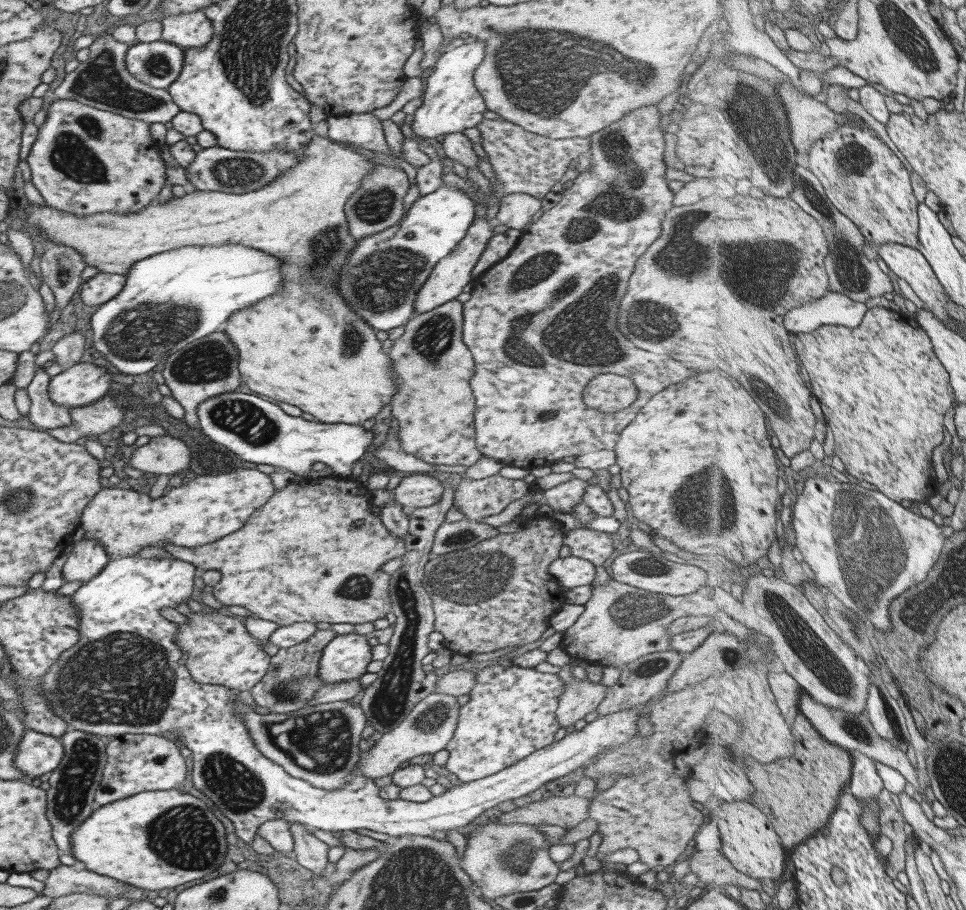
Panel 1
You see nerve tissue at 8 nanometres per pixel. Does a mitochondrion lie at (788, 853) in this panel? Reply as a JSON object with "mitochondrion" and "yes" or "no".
{"mitochondrion":"no"}

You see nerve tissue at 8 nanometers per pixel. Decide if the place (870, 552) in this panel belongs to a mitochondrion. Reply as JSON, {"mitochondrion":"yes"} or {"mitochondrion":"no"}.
{"mitochondrion":"yes"}

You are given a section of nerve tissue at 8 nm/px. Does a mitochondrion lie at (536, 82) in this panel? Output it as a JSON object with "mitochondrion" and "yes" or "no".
{"mitochondrion":"yes"}

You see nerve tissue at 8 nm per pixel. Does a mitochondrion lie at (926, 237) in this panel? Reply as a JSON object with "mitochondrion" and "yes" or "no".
{"mitochondrion":"no"}

